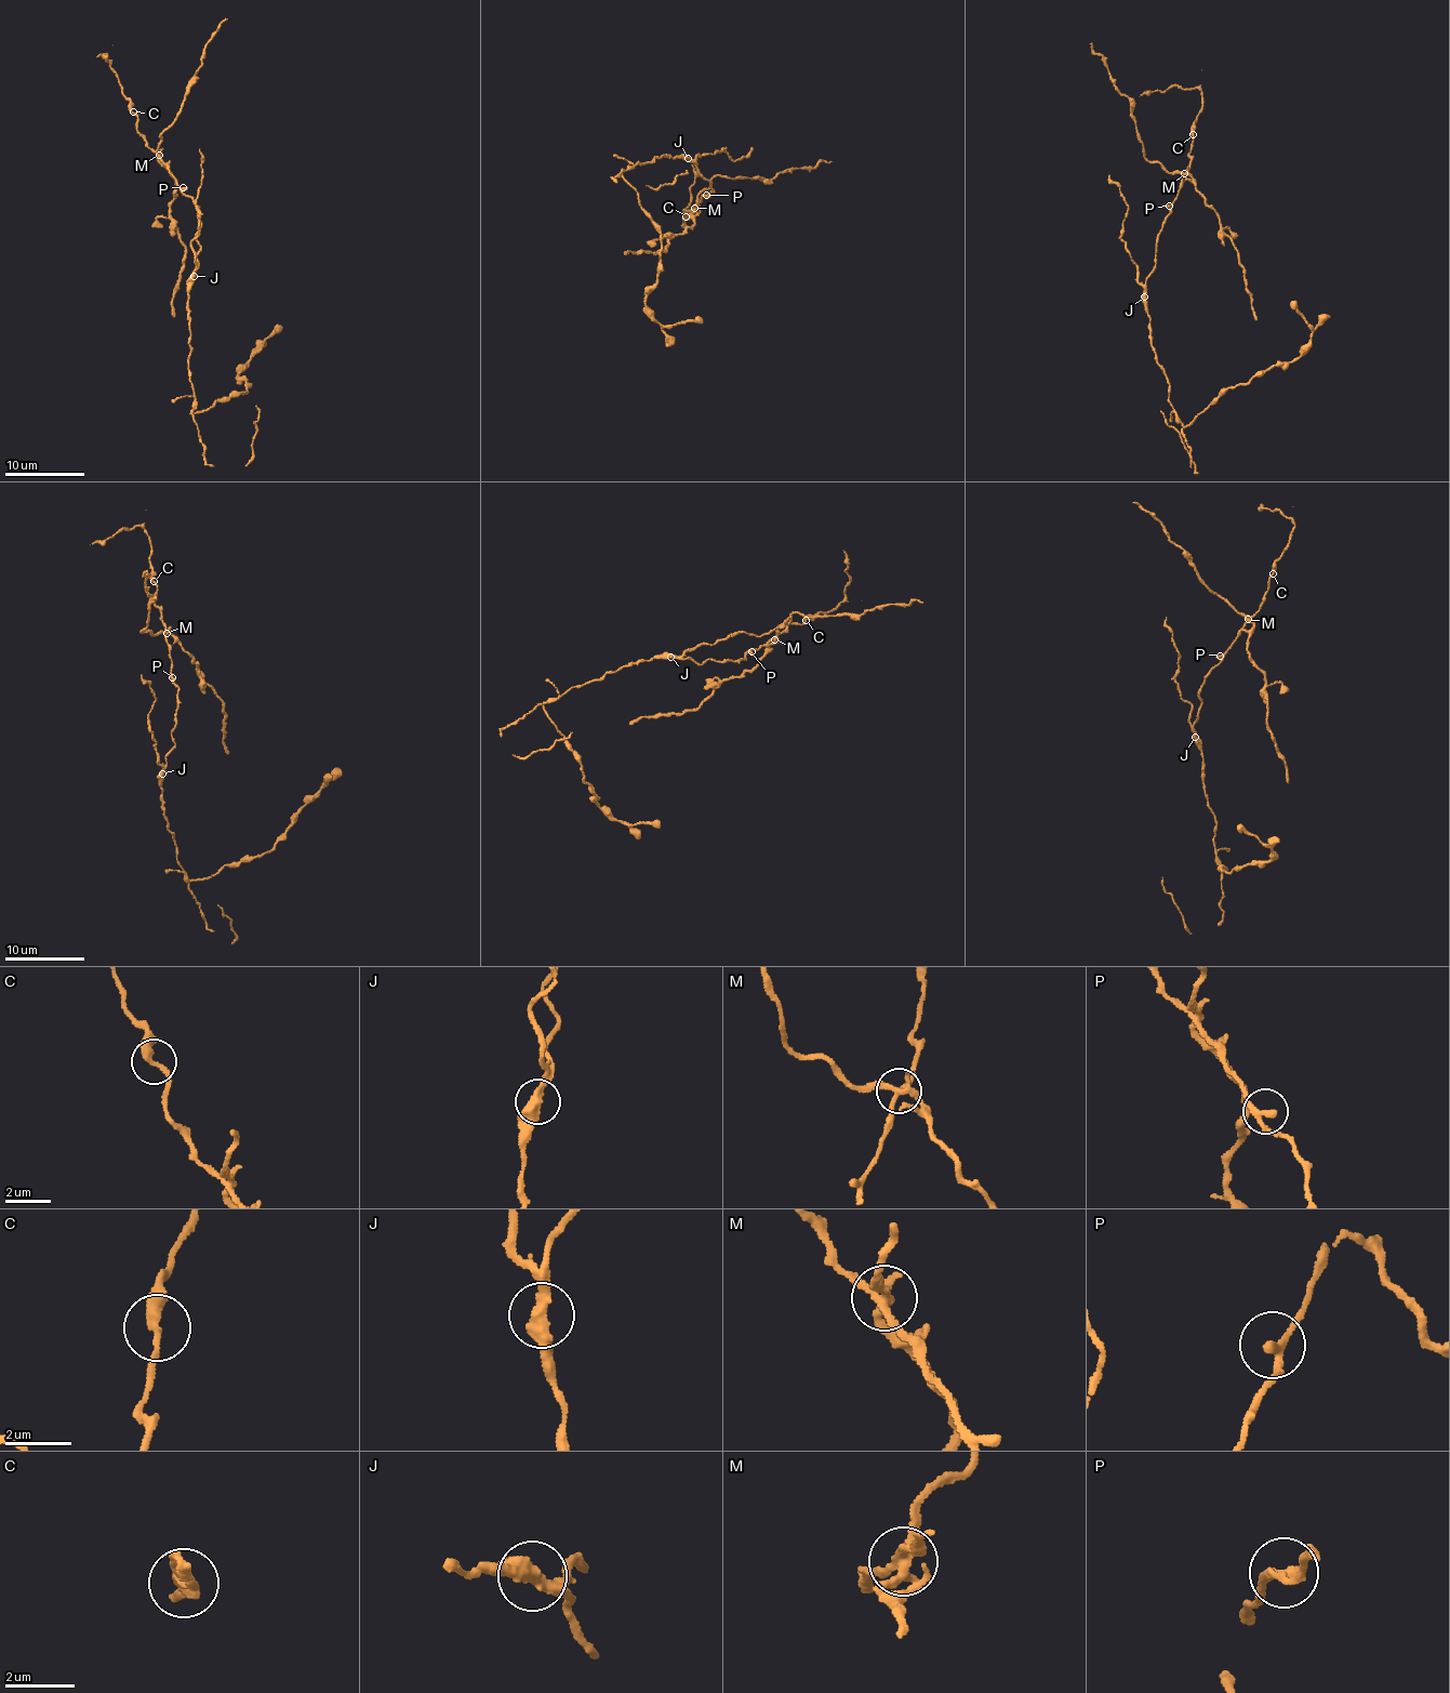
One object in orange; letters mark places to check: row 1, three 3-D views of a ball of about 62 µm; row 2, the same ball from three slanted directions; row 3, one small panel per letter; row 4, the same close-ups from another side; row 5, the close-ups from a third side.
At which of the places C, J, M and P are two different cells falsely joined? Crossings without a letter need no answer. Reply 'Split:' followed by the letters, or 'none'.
Split: J, M

